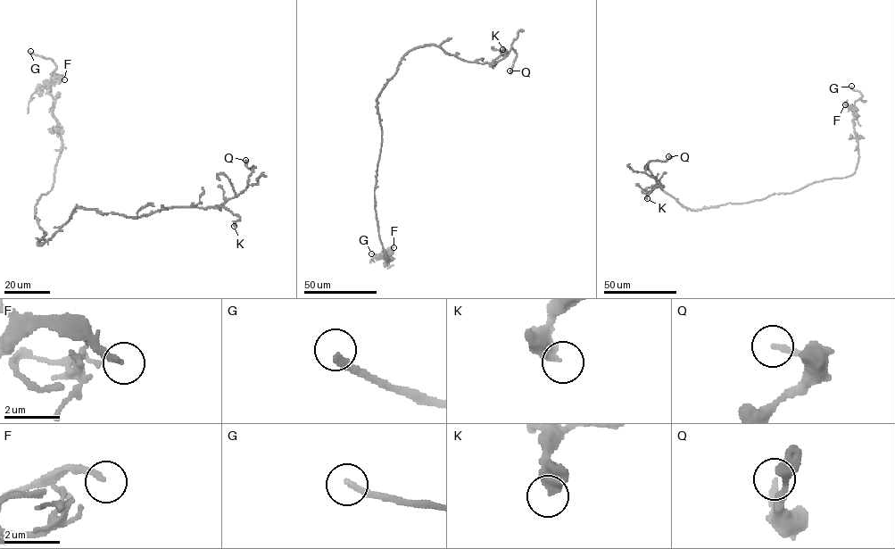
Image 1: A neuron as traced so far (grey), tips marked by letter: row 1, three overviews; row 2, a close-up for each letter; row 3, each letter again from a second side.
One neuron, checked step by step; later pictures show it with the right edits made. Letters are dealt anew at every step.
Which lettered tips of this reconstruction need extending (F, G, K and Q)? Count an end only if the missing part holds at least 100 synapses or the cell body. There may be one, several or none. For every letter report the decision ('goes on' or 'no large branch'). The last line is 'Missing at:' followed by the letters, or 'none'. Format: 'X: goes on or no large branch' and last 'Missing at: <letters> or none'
F: no large branch
G: goes on
K: no large branch
Q: no large branch
Missing at: G

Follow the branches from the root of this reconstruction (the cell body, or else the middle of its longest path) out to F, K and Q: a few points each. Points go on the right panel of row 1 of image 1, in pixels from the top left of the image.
F: (722, 204), (791, 193), (813, 182), (852, 175), (858, 149), (854, 110), (845, 104)
K: (722, 204), (691, 210), (658, 187), (648, 187), (642, 192), (646, 193), (659, 186), (654, 187), (647, 198)
Q: (722, 204), (691, 210), (658, 187), (643, 193), (661, 187), (646, 165), (668, 156)

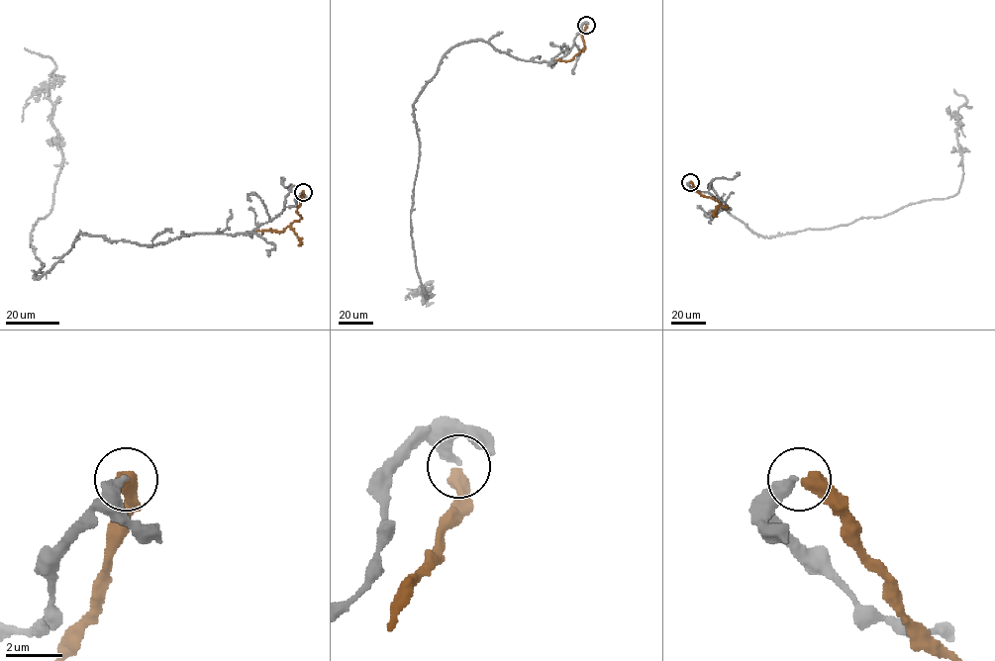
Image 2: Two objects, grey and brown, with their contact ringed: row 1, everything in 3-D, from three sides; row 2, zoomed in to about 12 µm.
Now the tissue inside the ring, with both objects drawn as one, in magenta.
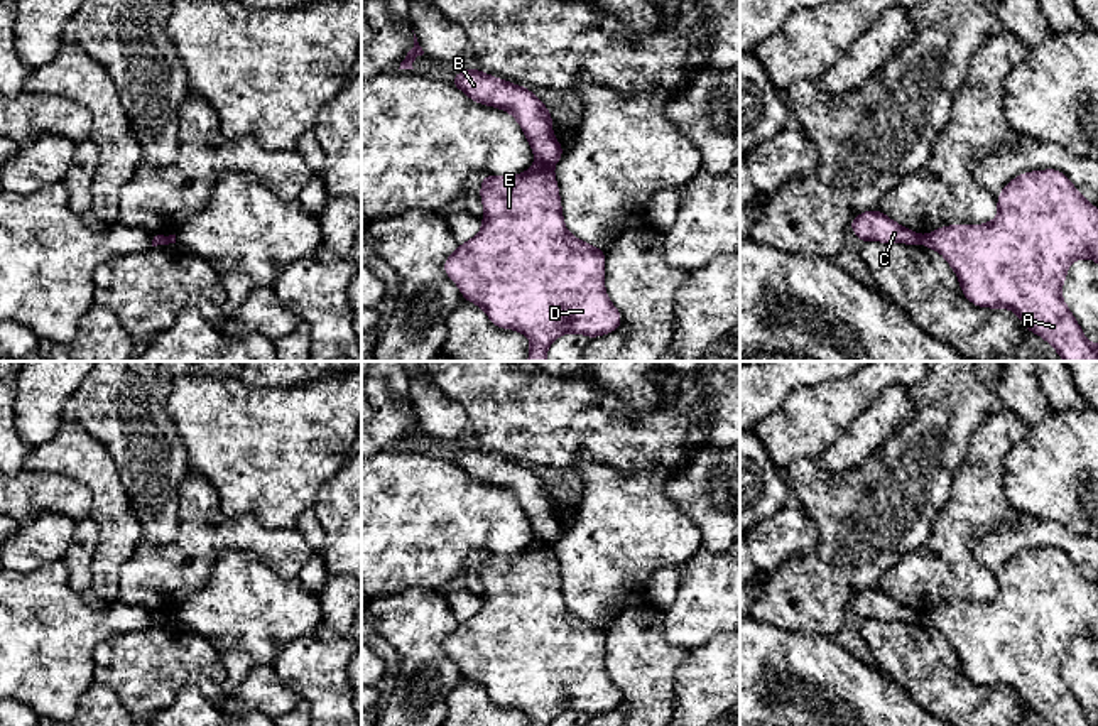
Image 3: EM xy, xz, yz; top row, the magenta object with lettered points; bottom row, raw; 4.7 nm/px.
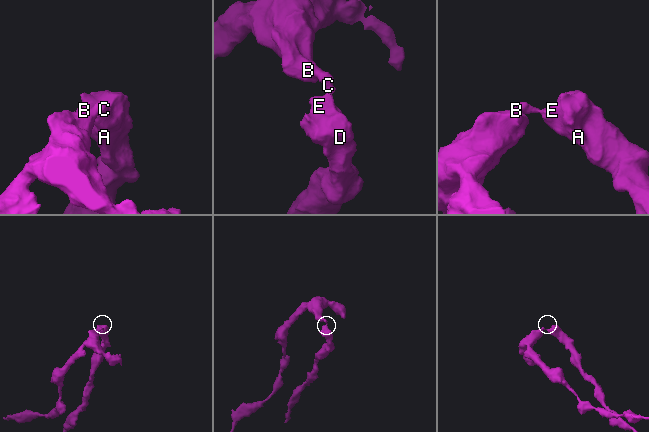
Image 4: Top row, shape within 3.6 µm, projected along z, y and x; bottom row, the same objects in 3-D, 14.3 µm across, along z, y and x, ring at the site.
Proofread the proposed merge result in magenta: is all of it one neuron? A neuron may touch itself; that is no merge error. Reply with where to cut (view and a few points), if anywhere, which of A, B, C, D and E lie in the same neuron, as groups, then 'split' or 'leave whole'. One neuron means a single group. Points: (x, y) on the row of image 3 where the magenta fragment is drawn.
xz (536, 161), (551, 169) | A D E / B C | split

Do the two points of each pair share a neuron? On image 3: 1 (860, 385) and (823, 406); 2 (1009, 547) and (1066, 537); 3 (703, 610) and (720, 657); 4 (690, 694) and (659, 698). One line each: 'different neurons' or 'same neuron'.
1: same neuron
2: same neuron
3: different neurons
4: different neurons

